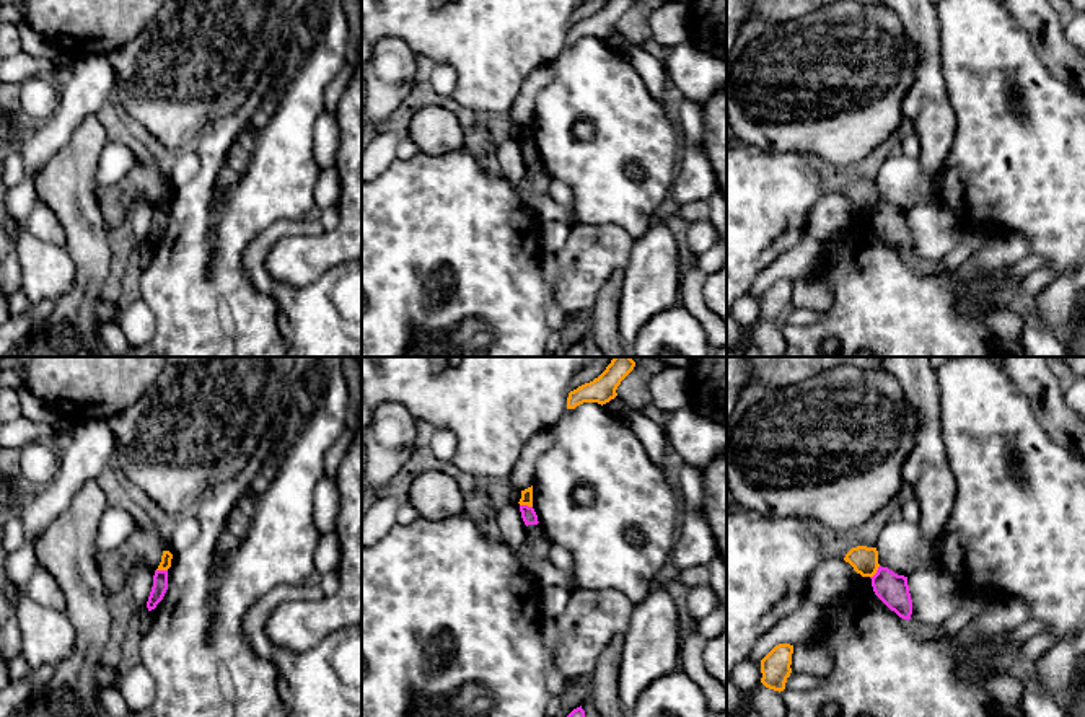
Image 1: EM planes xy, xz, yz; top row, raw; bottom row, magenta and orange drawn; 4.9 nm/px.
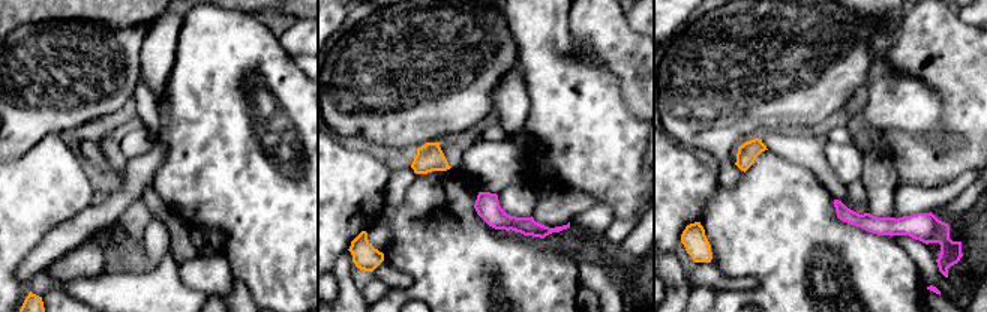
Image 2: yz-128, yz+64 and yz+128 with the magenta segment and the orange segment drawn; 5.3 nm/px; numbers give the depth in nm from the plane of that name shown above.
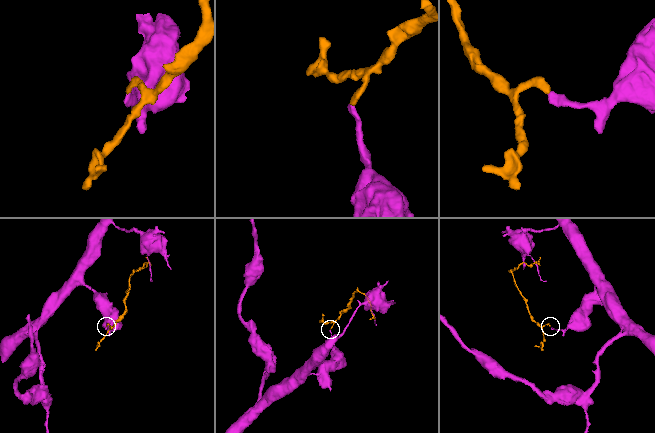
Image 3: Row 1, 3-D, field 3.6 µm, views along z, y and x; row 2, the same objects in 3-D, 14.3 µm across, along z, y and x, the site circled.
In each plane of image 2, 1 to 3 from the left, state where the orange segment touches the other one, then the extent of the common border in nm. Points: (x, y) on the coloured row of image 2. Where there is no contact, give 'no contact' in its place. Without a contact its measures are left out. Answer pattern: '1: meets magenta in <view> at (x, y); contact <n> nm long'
1: no contact
2: no contact
3: no contact

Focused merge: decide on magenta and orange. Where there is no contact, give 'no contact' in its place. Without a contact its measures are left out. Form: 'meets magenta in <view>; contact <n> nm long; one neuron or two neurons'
meets magenta in yz; contact 80 nm long; two neurons

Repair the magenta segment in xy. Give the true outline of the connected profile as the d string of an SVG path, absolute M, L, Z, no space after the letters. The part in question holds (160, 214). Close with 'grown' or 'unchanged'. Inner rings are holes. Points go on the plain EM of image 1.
M155 205L153 222L147 236L148 246L155 244L168 225L168 205Z | unchanged

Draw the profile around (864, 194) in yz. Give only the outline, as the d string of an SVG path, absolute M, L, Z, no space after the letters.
M857 181L852 183L846 192L857 209L862 212L873 212L880 202L876 183Z

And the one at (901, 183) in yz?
M896 150L876 173L878 199L898 210L911 210L935 200L937 174L925 174L917 158Z

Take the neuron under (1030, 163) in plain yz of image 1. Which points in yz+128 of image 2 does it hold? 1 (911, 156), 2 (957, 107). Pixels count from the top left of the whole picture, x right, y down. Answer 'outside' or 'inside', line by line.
1: outside
2: outside

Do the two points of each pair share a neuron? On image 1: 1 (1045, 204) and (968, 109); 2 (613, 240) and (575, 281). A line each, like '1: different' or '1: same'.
1: same
2: same

